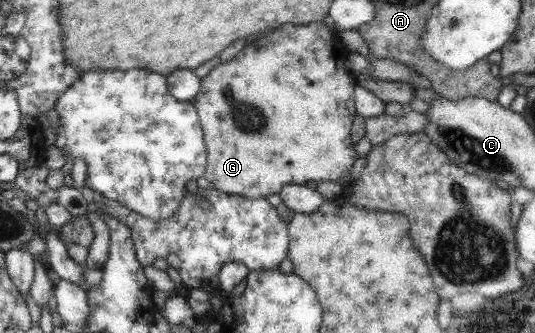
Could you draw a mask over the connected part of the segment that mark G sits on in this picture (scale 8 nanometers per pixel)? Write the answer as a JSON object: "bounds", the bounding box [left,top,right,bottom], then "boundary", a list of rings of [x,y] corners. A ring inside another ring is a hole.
{"bounds":[190,22,357,199],"boundary":[[[313,22],[310,24],[294,25],[282,24],[280,28],[274,28],[268,38],[260,38],[262,46],[244,46],[230,62],[218,64],[216,68],[209,70],[206,76],[199,78],[198,93],[191,98],[190,104],[197,111],[197,118],[201,123],[204,136],[204,148],[208,152],[207,164],[205,167],[204,178],[209,182],[212,188],[225,192],[228,195],[238,195],[245,199],[256,199],[272,193],[278,193],[285,185],[304,185],[306,182],[334,182],[340,186],[342,183],[350,185],[353,181],[350,179],[350,169],[355,160],[357,152],[354,152],[350,144],[350,126],[352,118],[356,115],[355,104],[352,102],[352,90],[354,82],[344,70],[344,60],[349,55],[349,50],[340,42],[337,31],[333,27],[327,27],[323,22]]]}

